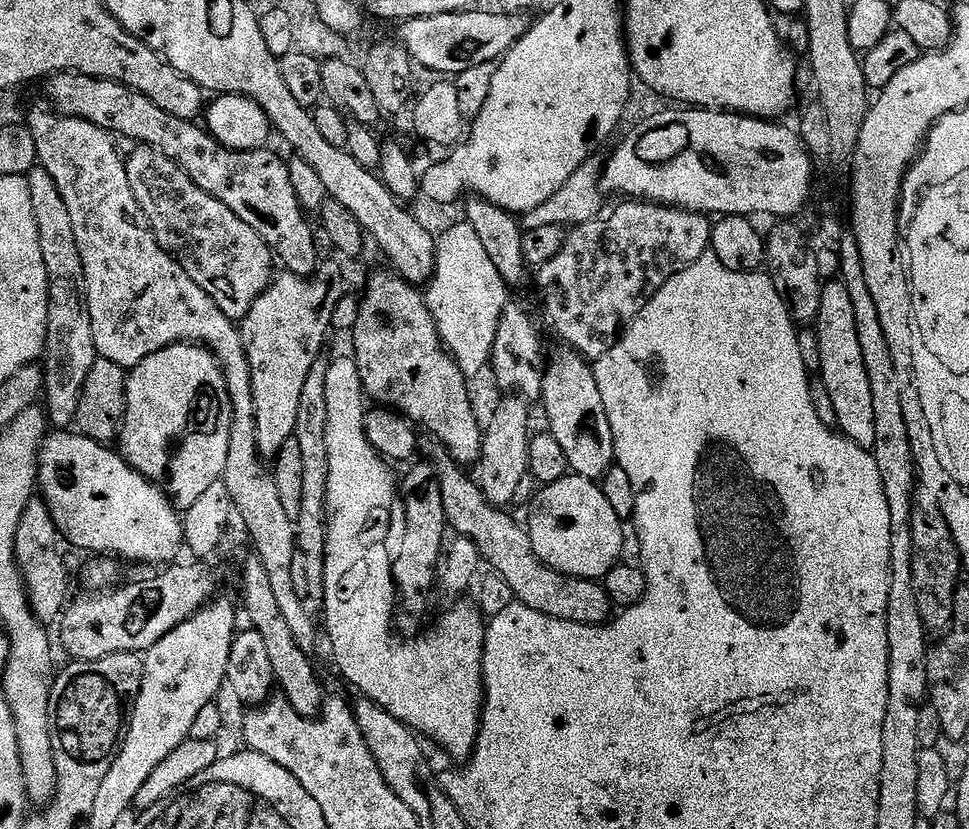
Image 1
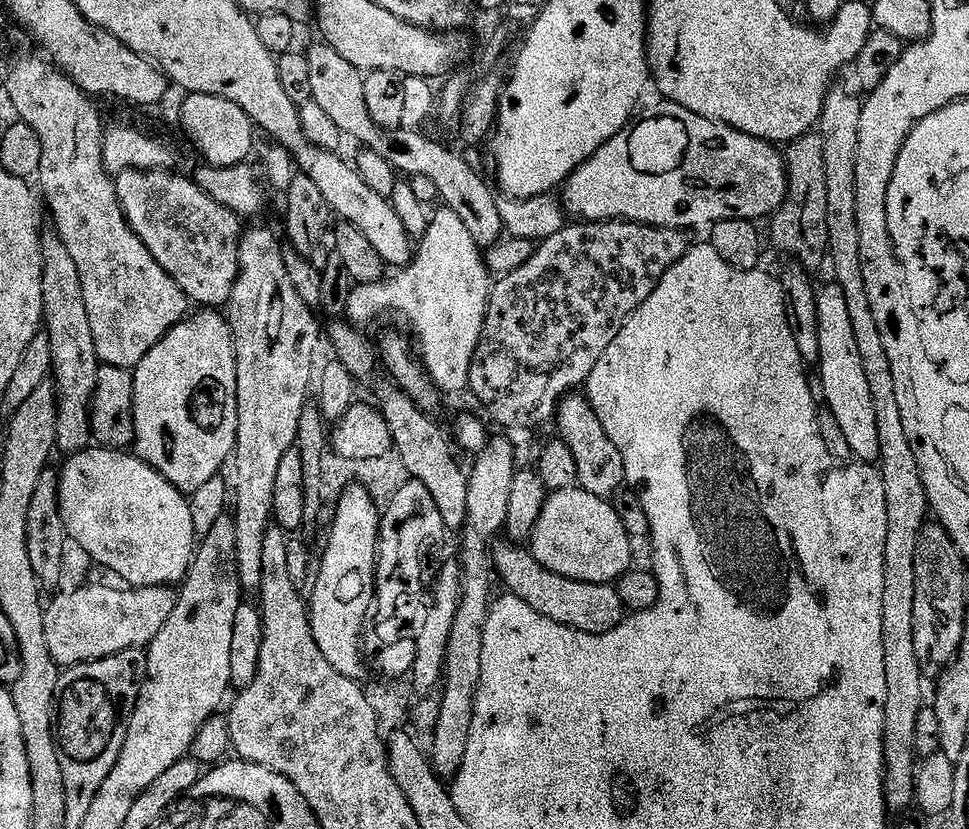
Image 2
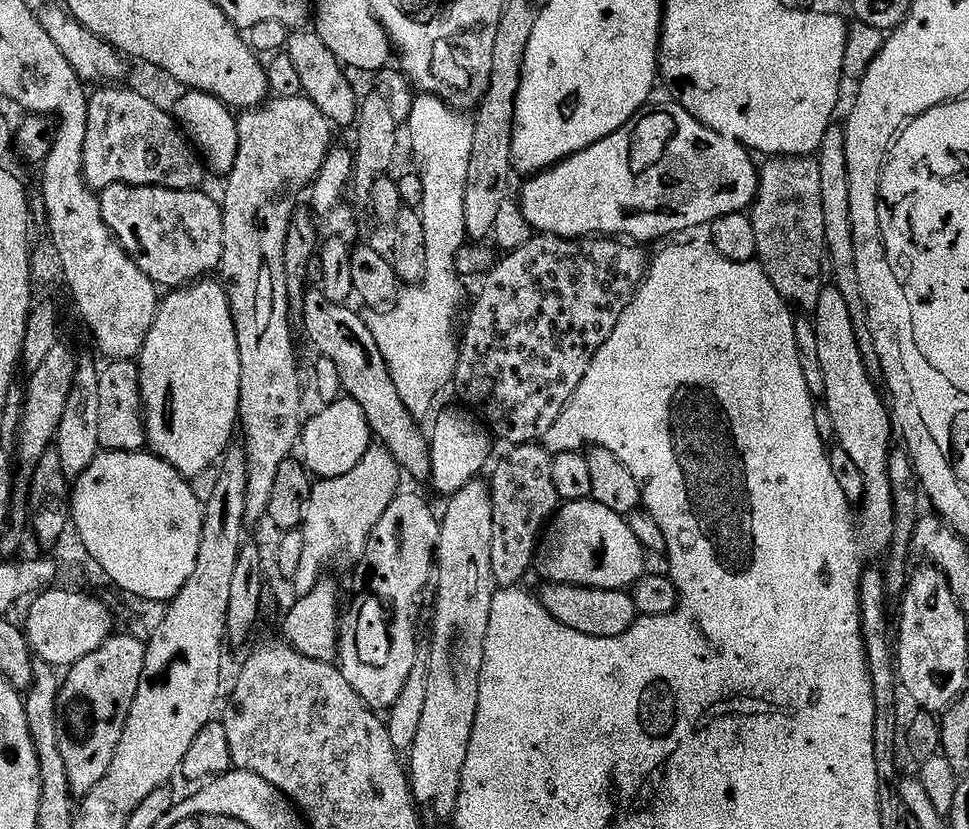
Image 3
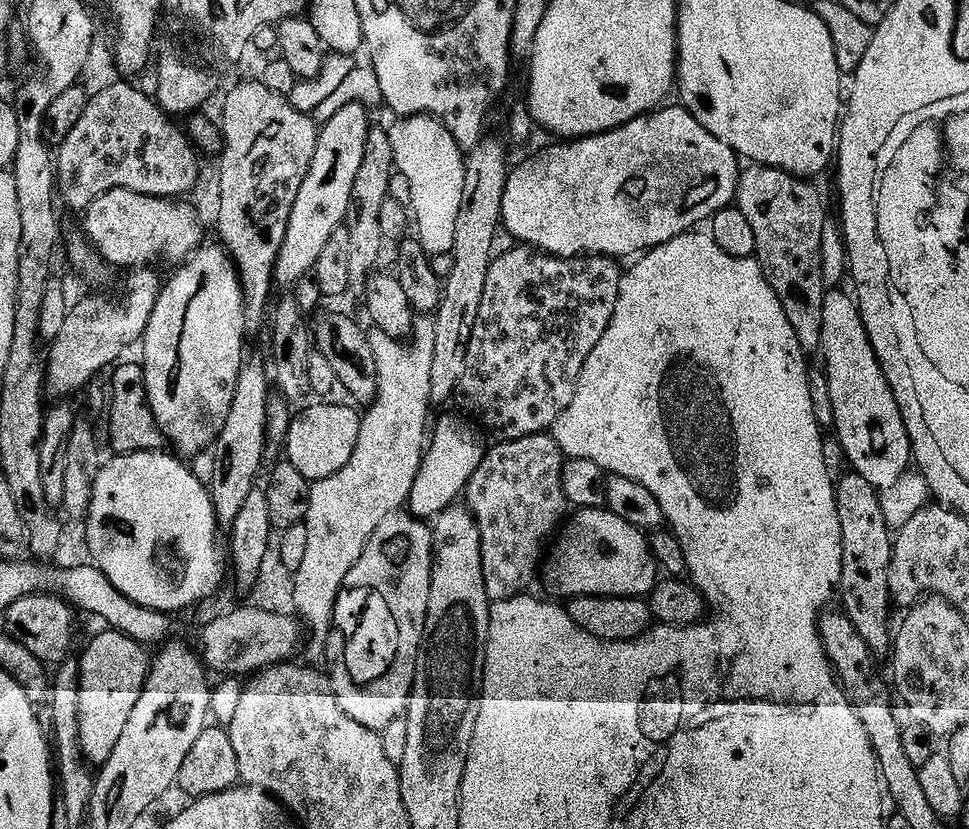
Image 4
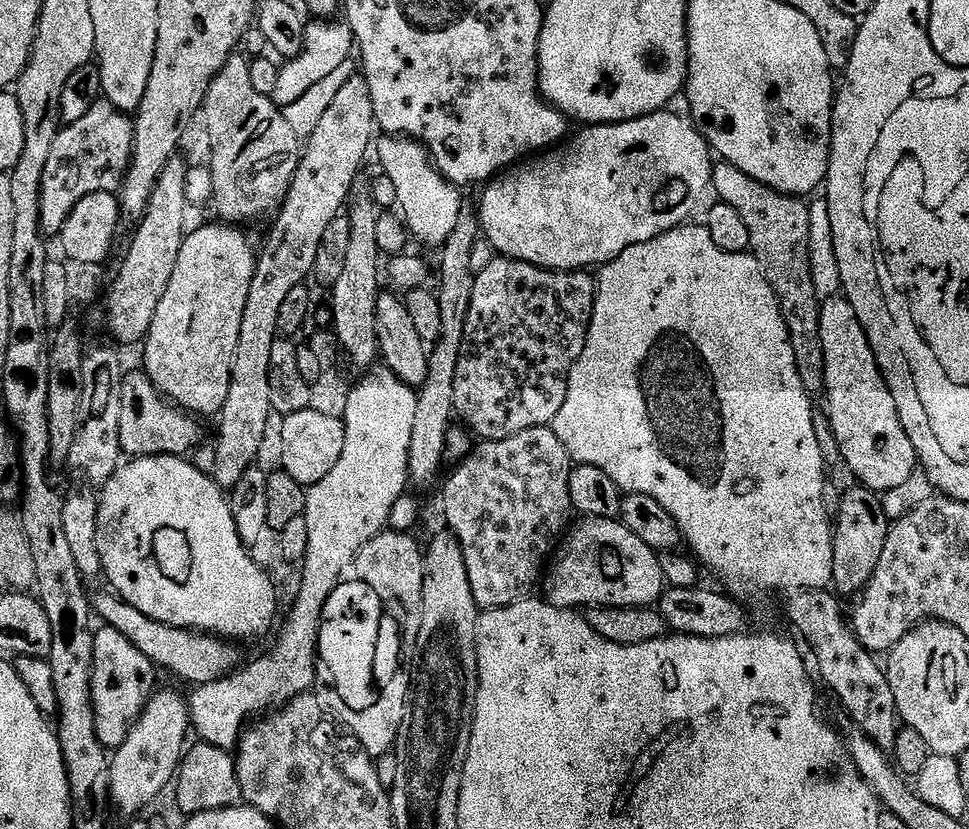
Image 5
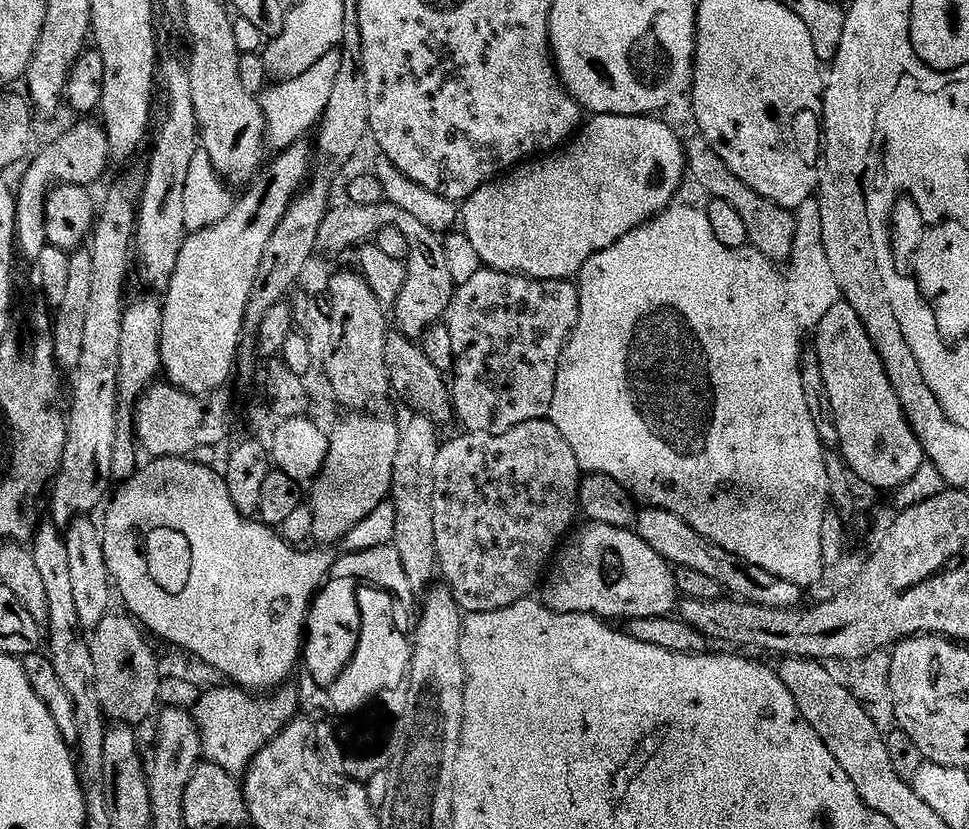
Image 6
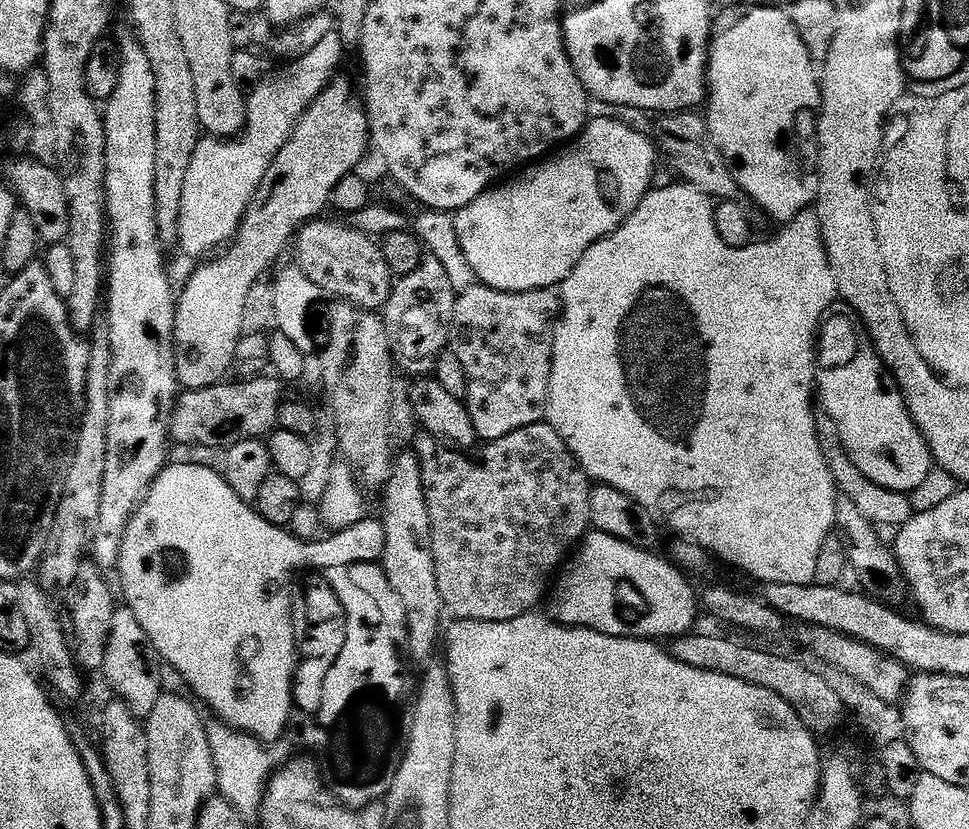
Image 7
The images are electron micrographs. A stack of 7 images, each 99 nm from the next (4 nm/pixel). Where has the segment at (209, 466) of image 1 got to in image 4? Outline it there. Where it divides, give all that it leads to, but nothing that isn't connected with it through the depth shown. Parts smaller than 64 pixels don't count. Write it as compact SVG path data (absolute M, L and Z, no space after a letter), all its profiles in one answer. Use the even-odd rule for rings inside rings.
M201 246L173 271L176 273L169 280L167 277L142 341L142 367L152 413L165 441L173 444L177 448L175 451L184 458L207 452L215 445L216 439L222 434L222 426L226 426L226 414L230 414L230 405L234 402L238 374L246 363L244 291L240 285L240 275L236 272L232 257L223 247L208 247Z

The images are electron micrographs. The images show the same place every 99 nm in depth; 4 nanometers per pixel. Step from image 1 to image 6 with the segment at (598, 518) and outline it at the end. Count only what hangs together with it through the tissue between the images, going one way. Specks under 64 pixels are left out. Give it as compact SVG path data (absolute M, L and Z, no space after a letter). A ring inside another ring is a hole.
M591 522L585 525L563 545L558 562L551 565L542 584L544 605L558 614L590 614L605 622L673 615L678 593L672 565L654 554L635 531Z

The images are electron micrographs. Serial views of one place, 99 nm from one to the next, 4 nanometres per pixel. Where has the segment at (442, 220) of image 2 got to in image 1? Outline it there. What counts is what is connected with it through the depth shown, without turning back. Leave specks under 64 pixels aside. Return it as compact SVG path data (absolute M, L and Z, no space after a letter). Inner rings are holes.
M461 222L446 229L436 245L436 273L426 285L426 303L445 348L465 377L473 378L489 367L500 321L510 304L508 292L509 285L504 283L494 262L490 262L490 254L482 246L482 238L474 234L472 225Z

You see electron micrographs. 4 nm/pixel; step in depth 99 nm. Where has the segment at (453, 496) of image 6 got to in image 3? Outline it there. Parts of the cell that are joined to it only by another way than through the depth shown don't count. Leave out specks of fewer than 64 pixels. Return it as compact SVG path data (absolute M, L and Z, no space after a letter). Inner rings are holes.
M539 443L521 444L511 449L512 453L497 466L493 467L492 480L490 479L490 487L492 490L492 505L494 506L494 542L490 546L490 554L492 555L492 573L496 579L497 585L500 588L515 588L521 583L520 579L527 574L528 571L533 571L538 545L542 539L542 533L545 531L546 525L555 517L562 501L558 490L554 490L554 470L552 469L552 456L547 448L541 446Z

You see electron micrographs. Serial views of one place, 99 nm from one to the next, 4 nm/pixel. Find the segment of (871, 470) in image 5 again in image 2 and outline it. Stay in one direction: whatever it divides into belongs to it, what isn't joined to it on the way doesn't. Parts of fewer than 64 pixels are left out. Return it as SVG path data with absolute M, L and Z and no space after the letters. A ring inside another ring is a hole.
M828 282L825 288L821 287L816 293L816 305L820 347L818 374L826 389L826 407L838 418L853 457L860 462L879 461L880 443L878 418L874 418L874 398L870 398L870 386L862 370L862 358L858 355L858 342L854 338L854 326L850 323L850 309L846 307L846 294L842 294L842 286Z

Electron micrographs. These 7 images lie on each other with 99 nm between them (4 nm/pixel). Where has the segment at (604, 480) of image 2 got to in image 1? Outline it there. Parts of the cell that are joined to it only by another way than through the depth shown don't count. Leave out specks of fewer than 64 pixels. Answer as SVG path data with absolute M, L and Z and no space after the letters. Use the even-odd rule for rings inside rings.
M563 350L550 356L550 363L544 370L544 385L540 400L548 415L547 431L562 445L566 462L575 475L587 480L601 481L617 463L616 443L610 430L610 418L606 418L606 405L598 390L593 365L579 352Z

